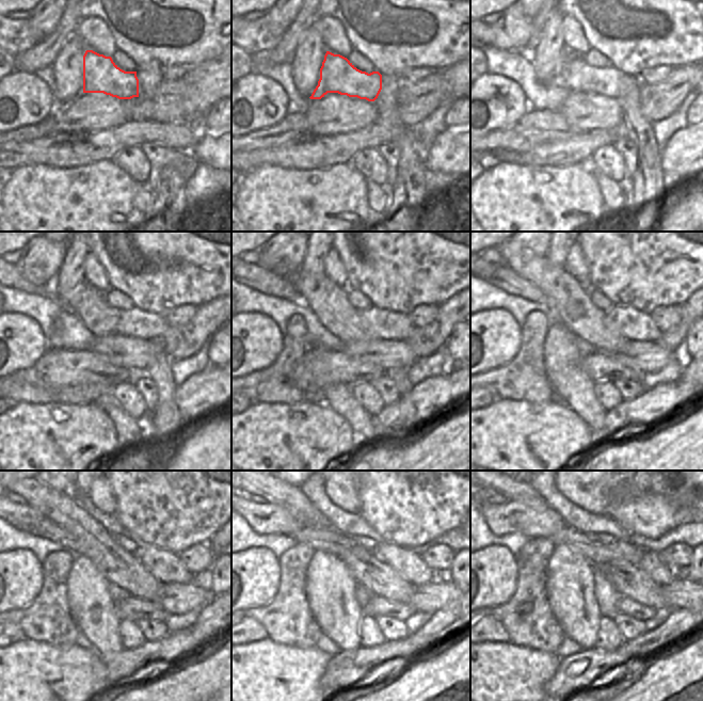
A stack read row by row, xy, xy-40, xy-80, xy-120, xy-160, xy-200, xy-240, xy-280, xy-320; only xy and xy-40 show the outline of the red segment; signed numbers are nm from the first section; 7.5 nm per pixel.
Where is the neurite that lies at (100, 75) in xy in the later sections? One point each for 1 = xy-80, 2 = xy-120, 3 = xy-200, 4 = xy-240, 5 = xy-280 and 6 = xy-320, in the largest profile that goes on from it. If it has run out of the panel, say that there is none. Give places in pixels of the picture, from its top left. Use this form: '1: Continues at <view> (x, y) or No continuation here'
1: Continues at xy-80 (579, 77)
2: Continues at xy-120 (138, 323)
3: Continues at xy-200 (635, 324)
4: Continues at xy-240 (165, 566)
5: Continues at xy-280 (406, 562)
6: Continues at xy-320 (650, 562)

